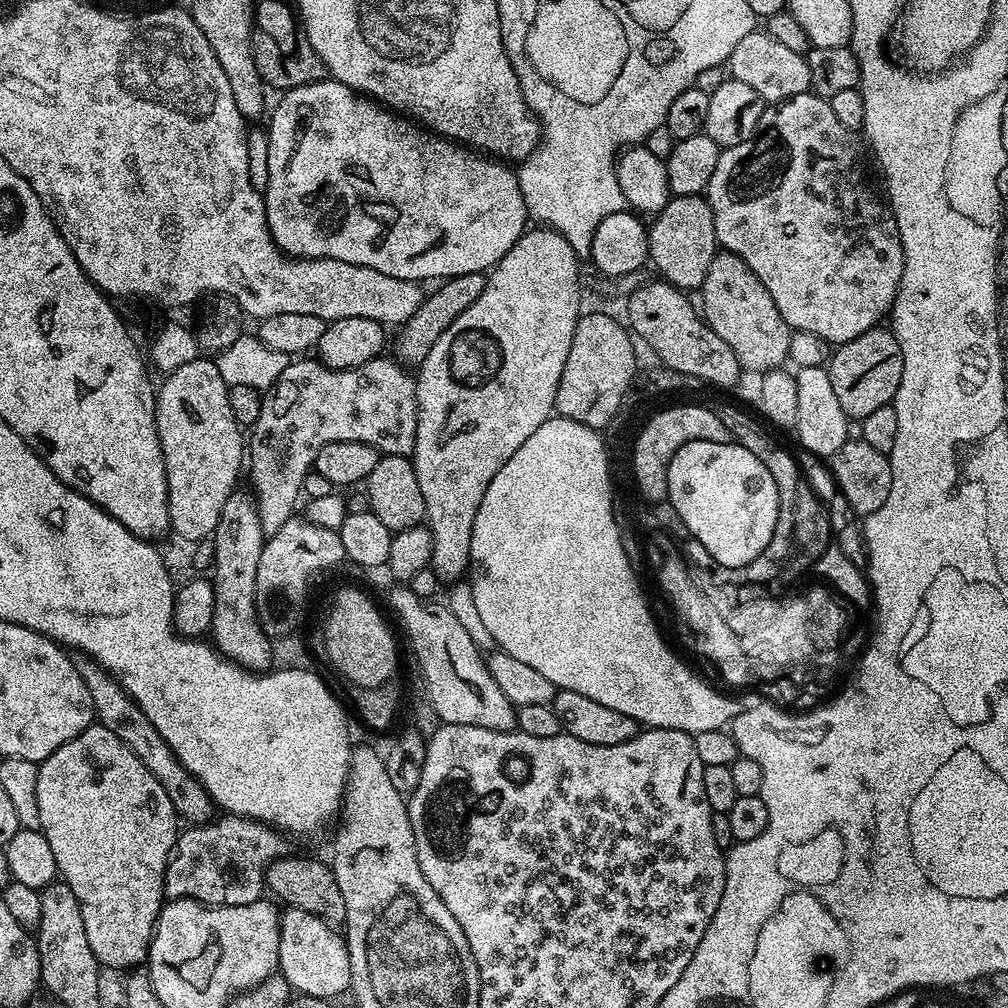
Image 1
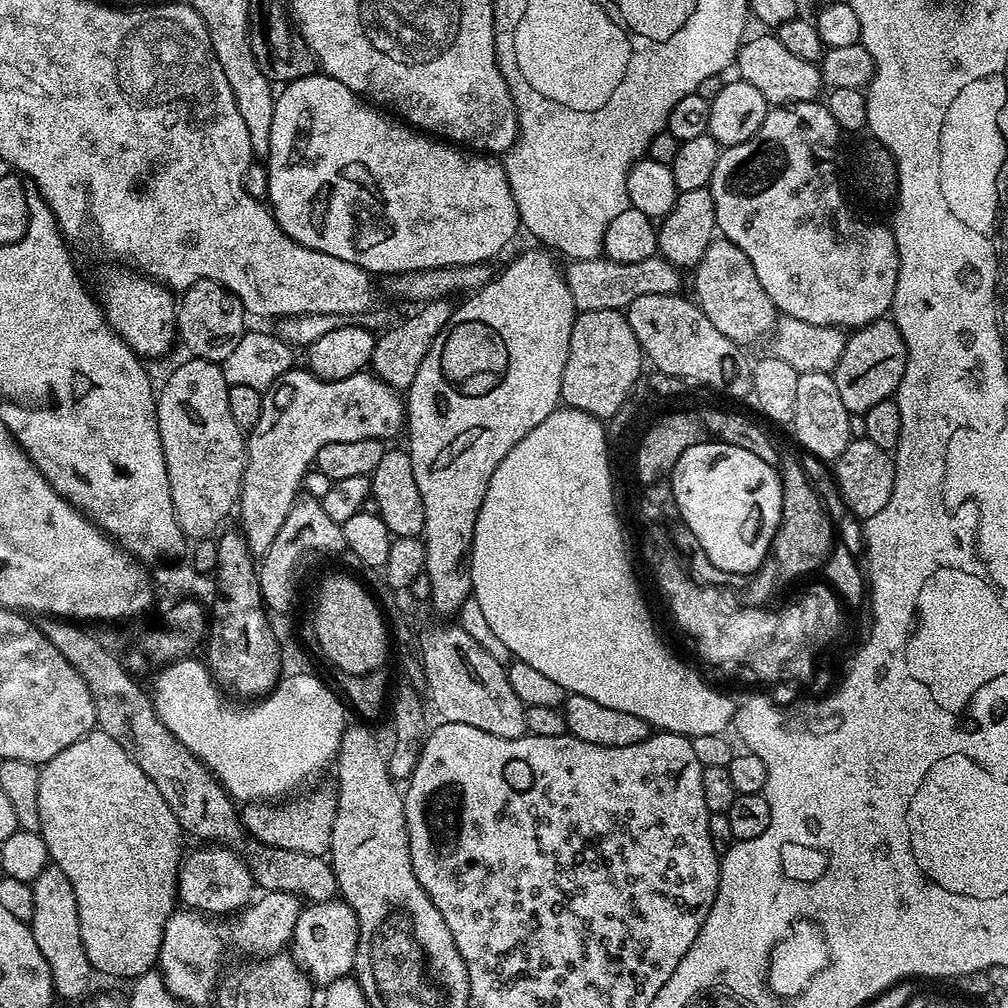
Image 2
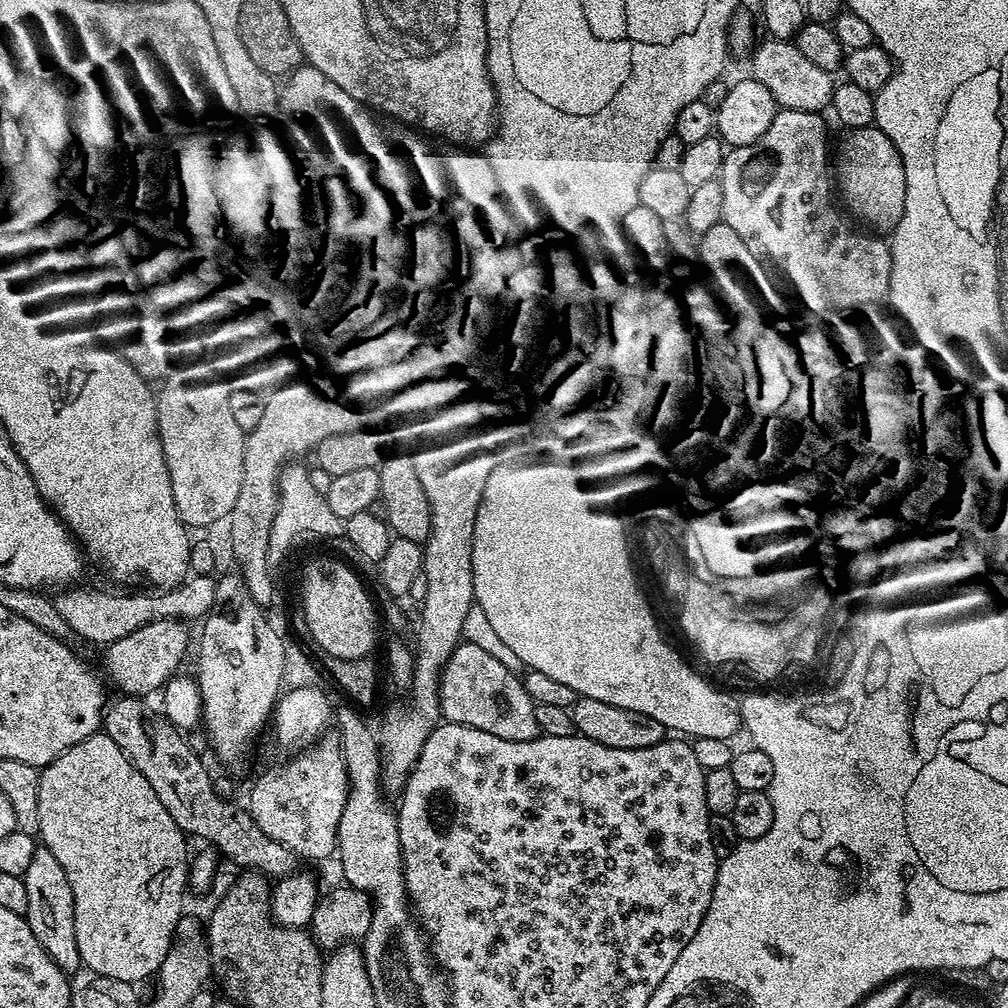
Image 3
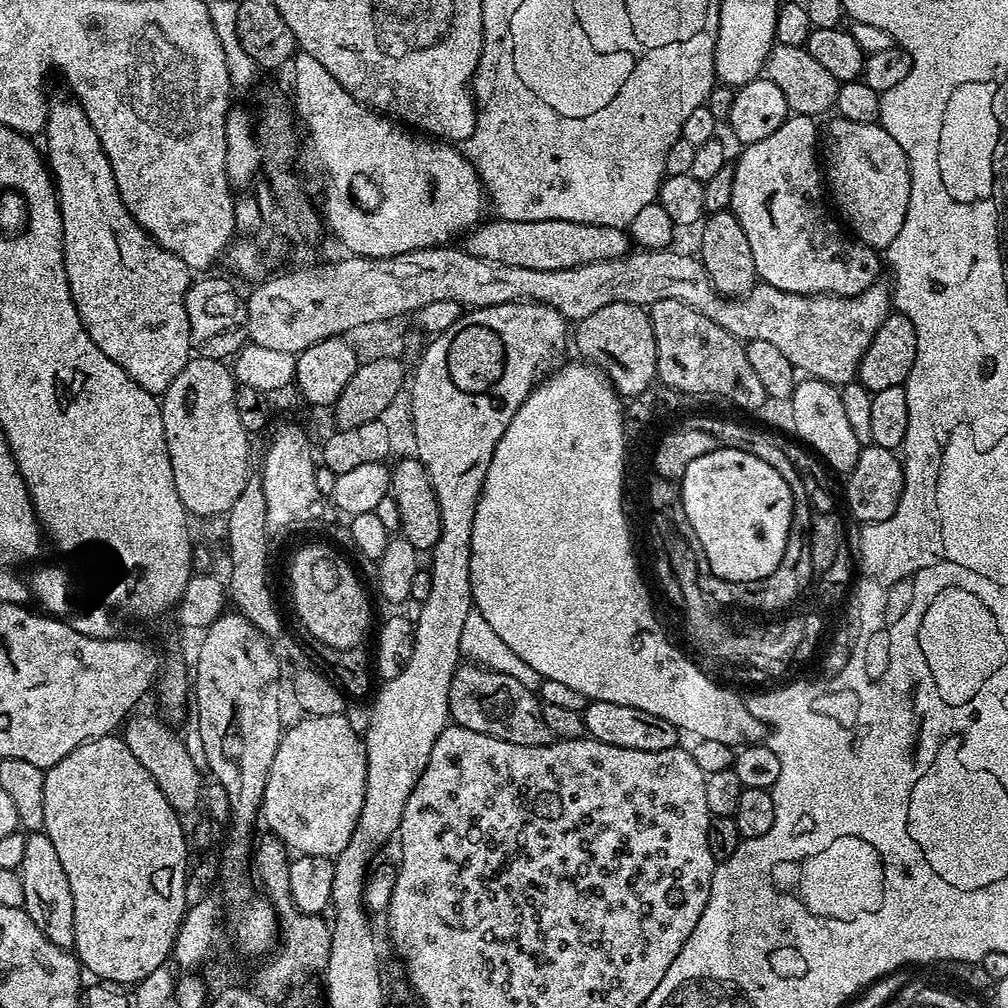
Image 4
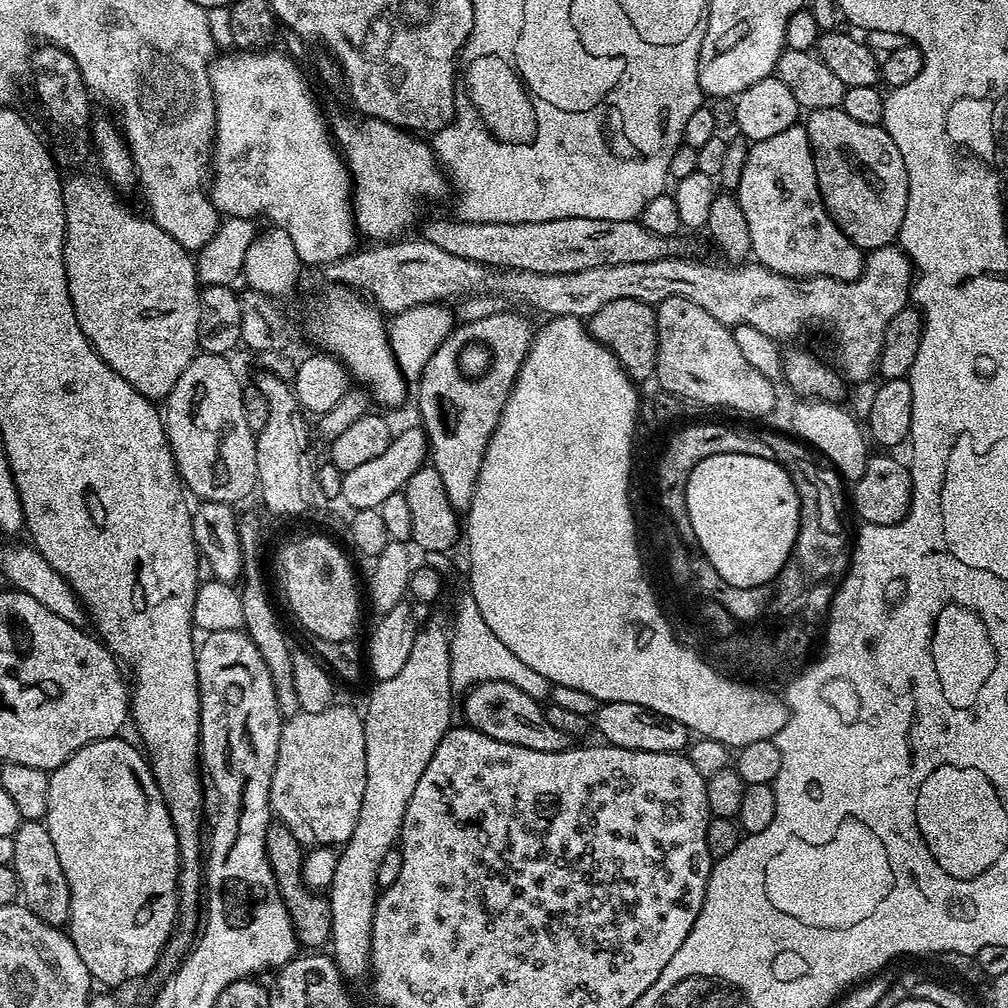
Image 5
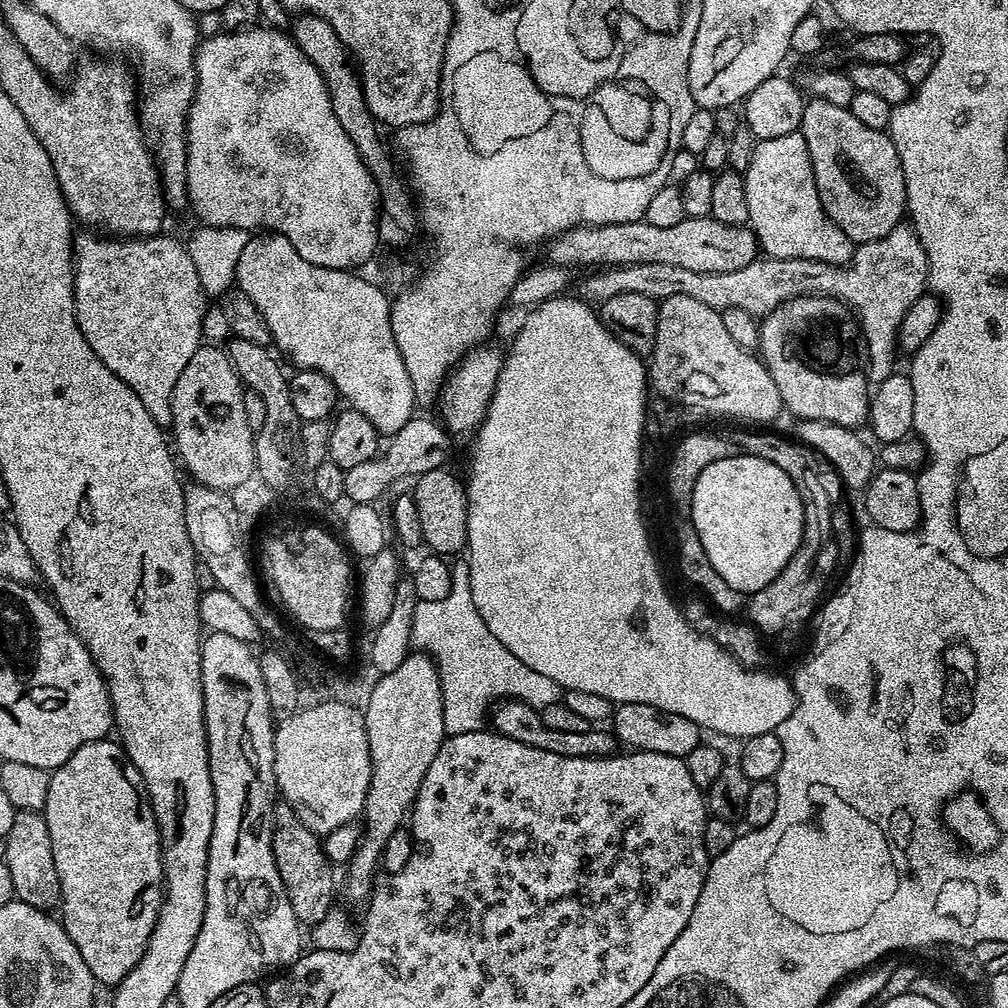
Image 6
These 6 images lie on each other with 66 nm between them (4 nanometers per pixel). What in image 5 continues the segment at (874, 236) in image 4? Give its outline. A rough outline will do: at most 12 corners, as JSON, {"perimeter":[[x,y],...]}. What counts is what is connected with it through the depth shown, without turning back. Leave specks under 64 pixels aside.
{"perimeter":[[843,107],[808,112],[824,209],[865,253],[906,218],[902,150]]}

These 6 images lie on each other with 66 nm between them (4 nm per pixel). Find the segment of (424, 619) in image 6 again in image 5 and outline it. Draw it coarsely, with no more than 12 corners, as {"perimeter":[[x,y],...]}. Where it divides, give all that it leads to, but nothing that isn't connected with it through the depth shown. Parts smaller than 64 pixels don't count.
{"perimeter":[[471,594],[450,624],[453,689],[510,683],[539,702],[548,679],[490,630]]}

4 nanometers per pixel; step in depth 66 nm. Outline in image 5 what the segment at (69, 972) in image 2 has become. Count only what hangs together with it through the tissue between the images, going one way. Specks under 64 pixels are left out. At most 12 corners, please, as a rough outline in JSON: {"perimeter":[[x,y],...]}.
{"perimeter":[[25,820],[11,837],[20,896],[60,928],[70,886],[47,824]]}

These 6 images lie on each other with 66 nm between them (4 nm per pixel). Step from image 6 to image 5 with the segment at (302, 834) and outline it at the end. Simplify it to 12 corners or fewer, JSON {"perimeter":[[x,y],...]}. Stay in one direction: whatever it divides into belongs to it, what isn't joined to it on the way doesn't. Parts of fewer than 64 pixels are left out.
{"perimeter":[[283,826],[266,854],[305,949],[329,943],[327,895],[302,878],[305,849]]}

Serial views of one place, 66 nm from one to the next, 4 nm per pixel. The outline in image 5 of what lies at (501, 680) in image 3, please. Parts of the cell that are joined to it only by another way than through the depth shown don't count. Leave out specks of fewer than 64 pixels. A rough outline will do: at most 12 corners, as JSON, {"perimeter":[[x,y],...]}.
{"perimeter":[[510,683],[477,684],[465,723],[490,738],[560,753],[575,737]]}

